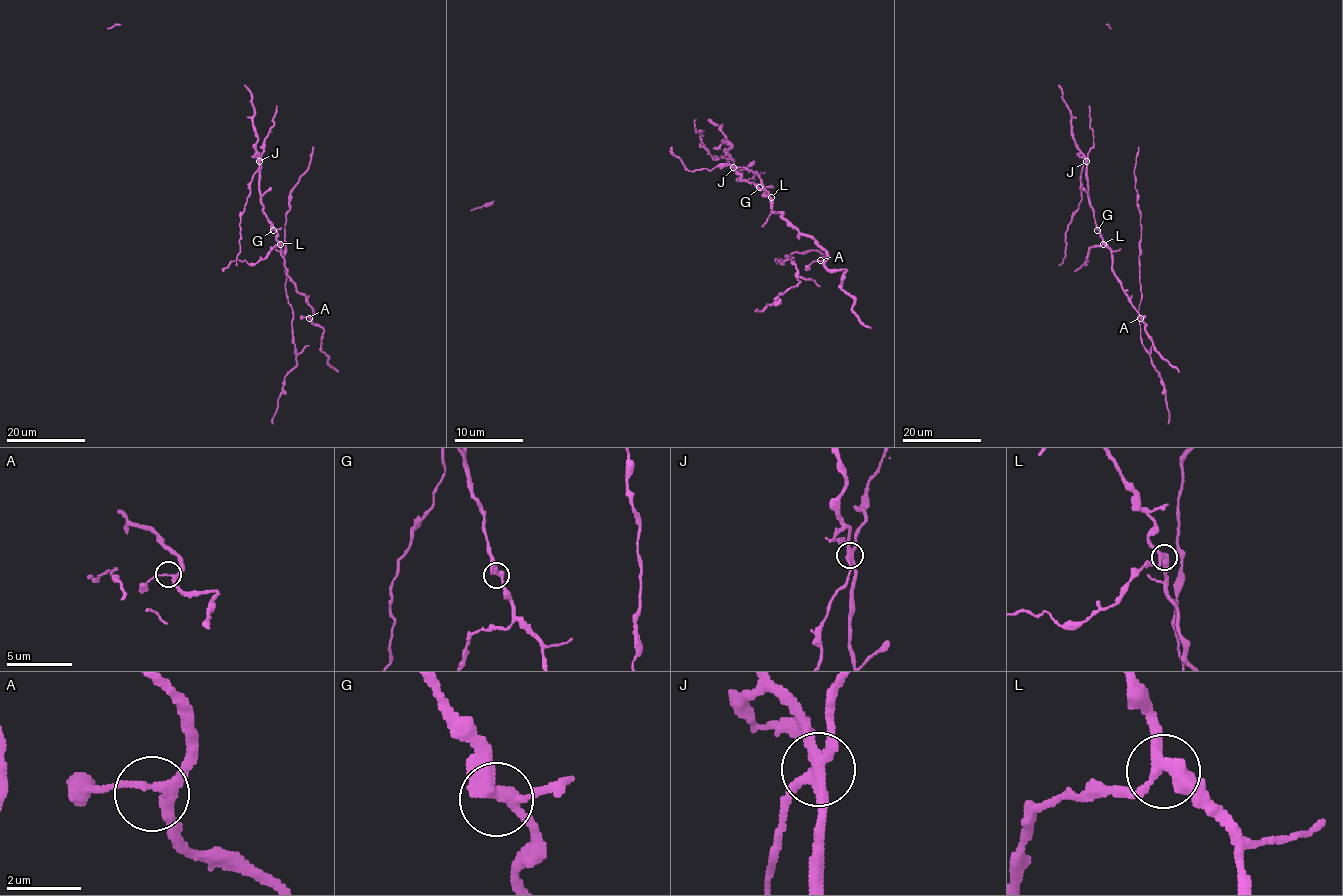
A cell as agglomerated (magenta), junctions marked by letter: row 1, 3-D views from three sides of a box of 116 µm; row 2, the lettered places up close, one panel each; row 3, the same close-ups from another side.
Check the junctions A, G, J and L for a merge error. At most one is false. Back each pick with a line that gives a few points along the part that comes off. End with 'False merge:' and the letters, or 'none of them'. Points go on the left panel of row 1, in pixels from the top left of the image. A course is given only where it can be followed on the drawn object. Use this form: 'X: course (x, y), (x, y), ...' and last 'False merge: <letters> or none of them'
False merge: J

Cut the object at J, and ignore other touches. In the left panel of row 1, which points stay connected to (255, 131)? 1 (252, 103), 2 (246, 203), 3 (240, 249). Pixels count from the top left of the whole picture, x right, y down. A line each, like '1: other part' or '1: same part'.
1: same part
2: other part
3: other part

